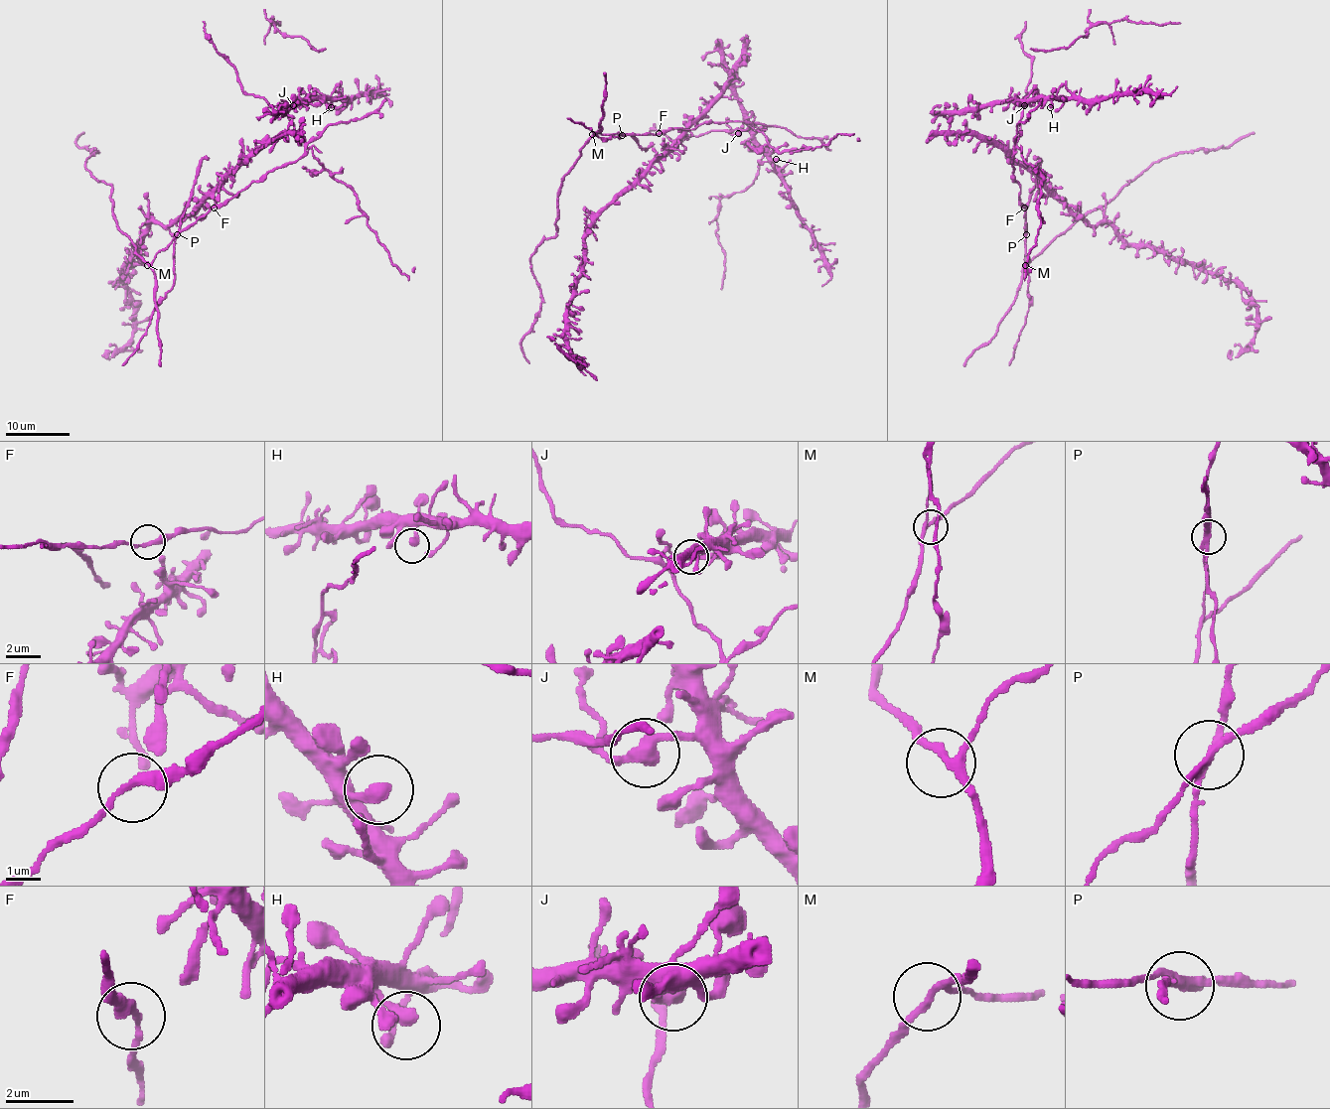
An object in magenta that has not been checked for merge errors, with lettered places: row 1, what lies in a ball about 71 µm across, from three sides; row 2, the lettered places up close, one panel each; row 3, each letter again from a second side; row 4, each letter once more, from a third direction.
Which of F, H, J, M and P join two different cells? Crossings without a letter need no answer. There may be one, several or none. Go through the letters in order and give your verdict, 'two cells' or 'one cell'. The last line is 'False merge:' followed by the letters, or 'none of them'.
F: one cell
H: one cell
J: two cells
M: one cell
P: two cells
False merge: J, P

